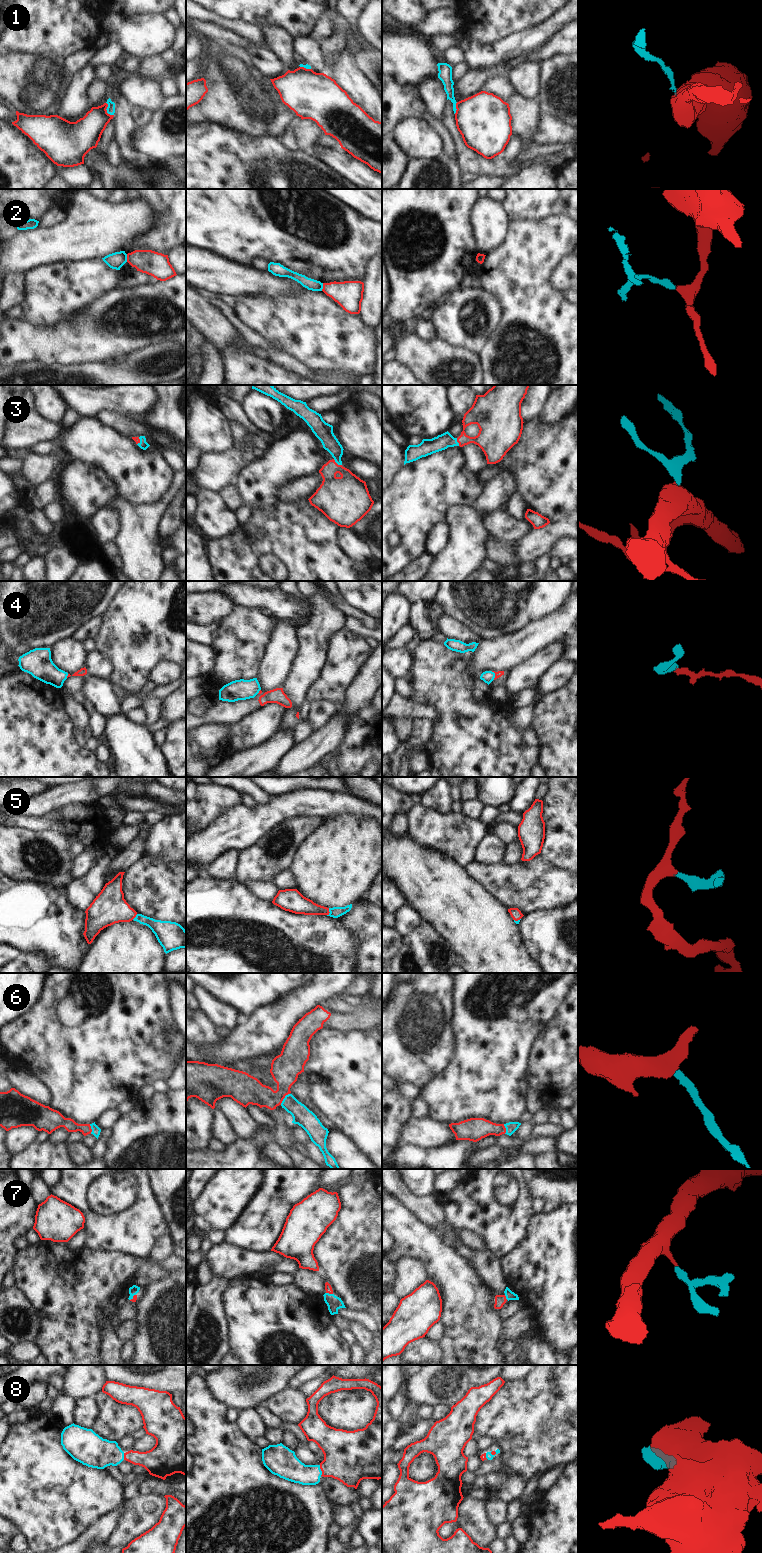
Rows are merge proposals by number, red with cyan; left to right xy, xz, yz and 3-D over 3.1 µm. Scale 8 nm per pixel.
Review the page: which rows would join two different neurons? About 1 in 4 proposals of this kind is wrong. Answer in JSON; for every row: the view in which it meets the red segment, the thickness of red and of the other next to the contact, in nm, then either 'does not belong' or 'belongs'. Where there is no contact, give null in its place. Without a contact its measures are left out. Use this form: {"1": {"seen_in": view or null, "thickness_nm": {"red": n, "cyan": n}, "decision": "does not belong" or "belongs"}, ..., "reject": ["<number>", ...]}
{"1": {"seen_in": "xy", "thickness_nm": {"red": 240, "cyan": 70}, "decision": "does not belong"}, "2": {"seen_in": "xy", "thickness_nm": {"red": 190, "cyan": 130}, "decision": "does not belong"}, "3": {"seen_in": "xz", "thickness_nm": {"red": 280, "cyan": 130}, "decision": "belongs"}, "4": {"seen_in": "yz", "thickness_nm": {"red": 50, "cyan": 100}, "decision": "belongs"}, "5": {"seen_in": "xz", "thickness_nm": {"red": 150, "cyan": 90}, "decision": "belongs"}, "6": {"seen_in": "xz", "thickness_nm": {"red": 240, "cyan": 150}, "decision": "belongs"}, "7": {"seen_in": "xz", "thickness_nm": {"red": 60, "cyan": 120}, "decision": "belongs"}, "8": {"seen_in": "xz", "thickness_nm": {"red": 400, "cyan": 200}, "decision": "belongs"}, "reject": ["1", "2"]}

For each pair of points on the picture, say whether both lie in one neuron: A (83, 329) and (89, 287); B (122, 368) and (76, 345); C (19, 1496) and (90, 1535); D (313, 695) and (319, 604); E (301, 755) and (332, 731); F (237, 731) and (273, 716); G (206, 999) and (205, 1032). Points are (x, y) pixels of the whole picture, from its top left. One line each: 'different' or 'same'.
A: different
B: different
C: different
D: different
E: same
F: same
G: different

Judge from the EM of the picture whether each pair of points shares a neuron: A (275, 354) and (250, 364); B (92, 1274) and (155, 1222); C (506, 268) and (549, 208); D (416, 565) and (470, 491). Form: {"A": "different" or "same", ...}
{"A": "different", "B": "different", "C": "different", "D": "different"}

